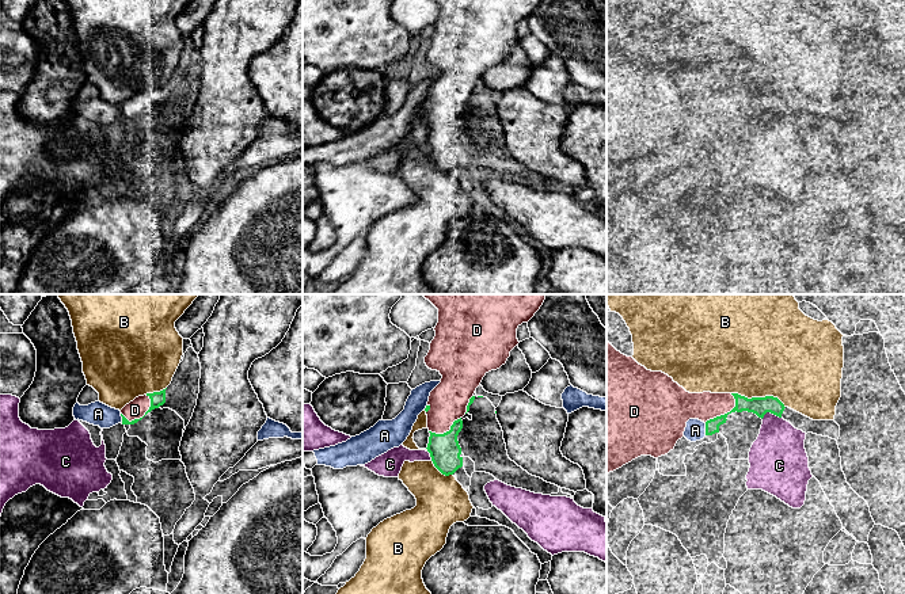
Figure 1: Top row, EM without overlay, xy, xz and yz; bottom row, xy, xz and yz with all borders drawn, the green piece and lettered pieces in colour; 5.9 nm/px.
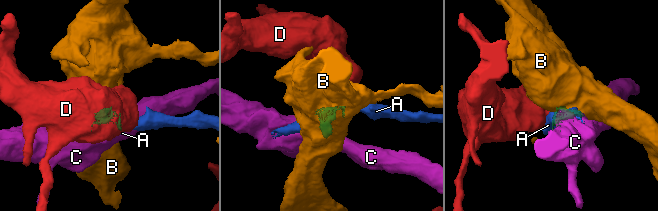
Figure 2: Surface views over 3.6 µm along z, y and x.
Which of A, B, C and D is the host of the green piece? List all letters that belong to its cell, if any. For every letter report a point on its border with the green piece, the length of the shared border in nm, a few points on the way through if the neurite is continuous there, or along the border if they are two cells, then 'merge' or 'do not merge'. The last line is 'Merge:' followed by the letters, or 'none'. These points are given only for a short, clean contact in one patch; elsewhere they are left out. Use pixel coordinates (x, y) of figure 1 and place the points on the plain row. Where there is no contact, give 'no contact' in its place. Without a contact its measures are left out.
A: yz (706, 125) | 70 nm | do not merge
B: yz (759, 94) | 340 nm | do not merge
C: yz (771, 109) | 120 nm | do not merge
D: xy (143, 113) | 200 nm | merge
Merge: D

